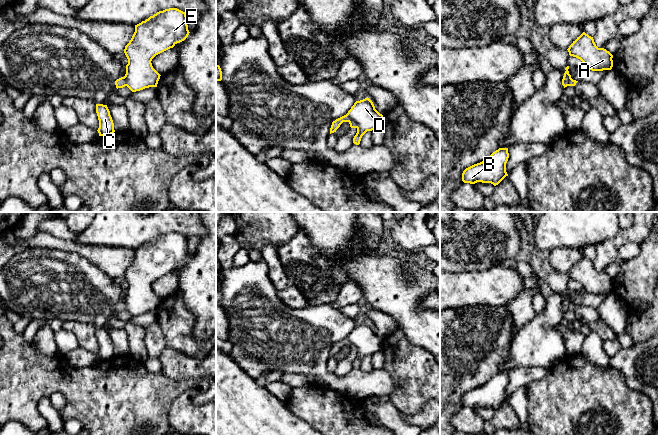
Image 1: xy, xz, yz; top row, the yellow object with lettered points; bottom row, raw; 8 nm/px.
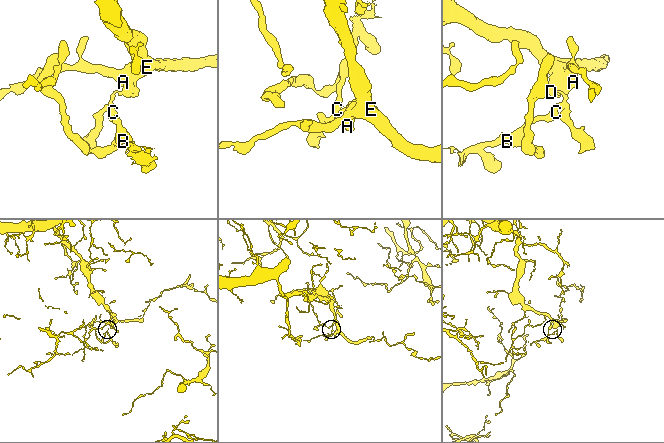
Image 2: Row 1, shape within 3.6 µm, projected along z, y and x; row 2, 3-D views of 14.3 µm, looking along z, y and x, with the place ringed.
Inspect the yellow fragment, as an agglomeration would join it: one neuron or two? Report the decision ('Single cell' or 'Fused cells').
Fused cells

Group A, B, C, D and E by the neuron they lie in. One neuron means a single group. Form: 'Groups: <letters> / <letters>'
Groups: A D E / B C

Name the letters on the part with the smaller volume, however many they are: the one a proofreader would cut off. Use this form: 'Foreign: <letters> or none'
Foreign: B, C

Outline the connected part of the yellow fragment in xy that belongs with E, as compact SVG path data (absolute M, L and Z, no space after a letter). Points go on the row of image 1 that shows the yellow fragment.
M177 8L159 11L145 21L135 25L135 32L124 49L128 59L124 76L126 86L132 92L157 87L161 75L153 68L152 59L156 55L173 48L177 43L184 41L189 33L186 13Z

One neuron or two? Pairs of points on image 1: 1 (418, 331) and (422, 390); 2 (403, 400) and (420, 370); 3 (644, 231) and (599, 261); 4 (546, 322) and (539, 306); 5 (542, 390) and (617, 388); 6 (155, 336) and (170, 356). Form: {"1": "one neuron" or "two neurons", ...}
{"1": "two neurons", "2": "one neuron", "3": "one neuron", "4": "two neurons", "5": "one neuron", "6": "two neurons"}

